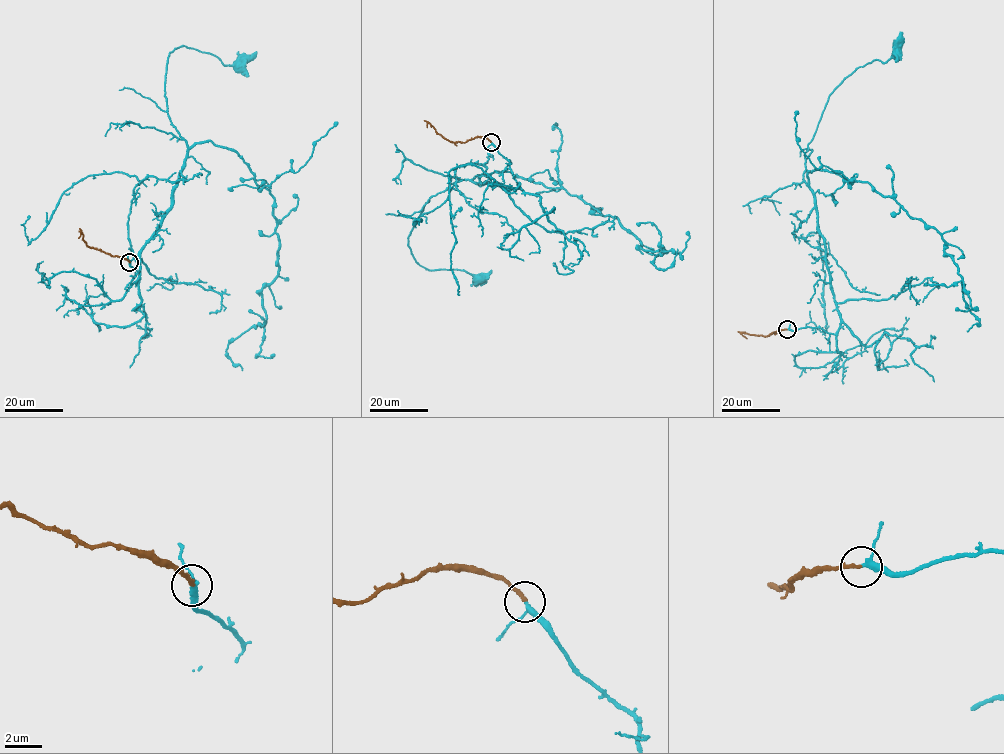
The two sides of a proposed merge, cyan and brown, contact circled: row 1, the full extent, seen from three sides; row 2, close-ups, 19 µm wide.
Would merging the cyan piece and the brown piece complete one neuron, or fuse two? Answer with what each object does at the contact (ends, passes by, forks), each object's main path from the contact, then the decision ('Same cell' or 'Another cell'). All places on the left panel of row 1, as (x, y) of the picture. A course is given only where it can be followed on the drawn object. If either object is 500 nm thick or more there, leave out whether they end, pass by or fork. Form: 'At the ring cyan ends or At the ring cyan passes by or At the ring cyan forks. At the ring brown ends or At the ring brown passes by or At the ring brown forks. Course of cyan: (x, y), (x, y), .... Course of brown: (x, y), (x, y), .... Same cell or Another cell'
At the ring cyan passes by. At the ring brown ends. Course of cyan: (129, 262), (137, 272), (131, 285), (187, 150), (167, 110), (168, 56), (183, 46), (238, 67). Course of brown: (129, 262), (88, 246), (82, 232), (78, 238). Same cell

